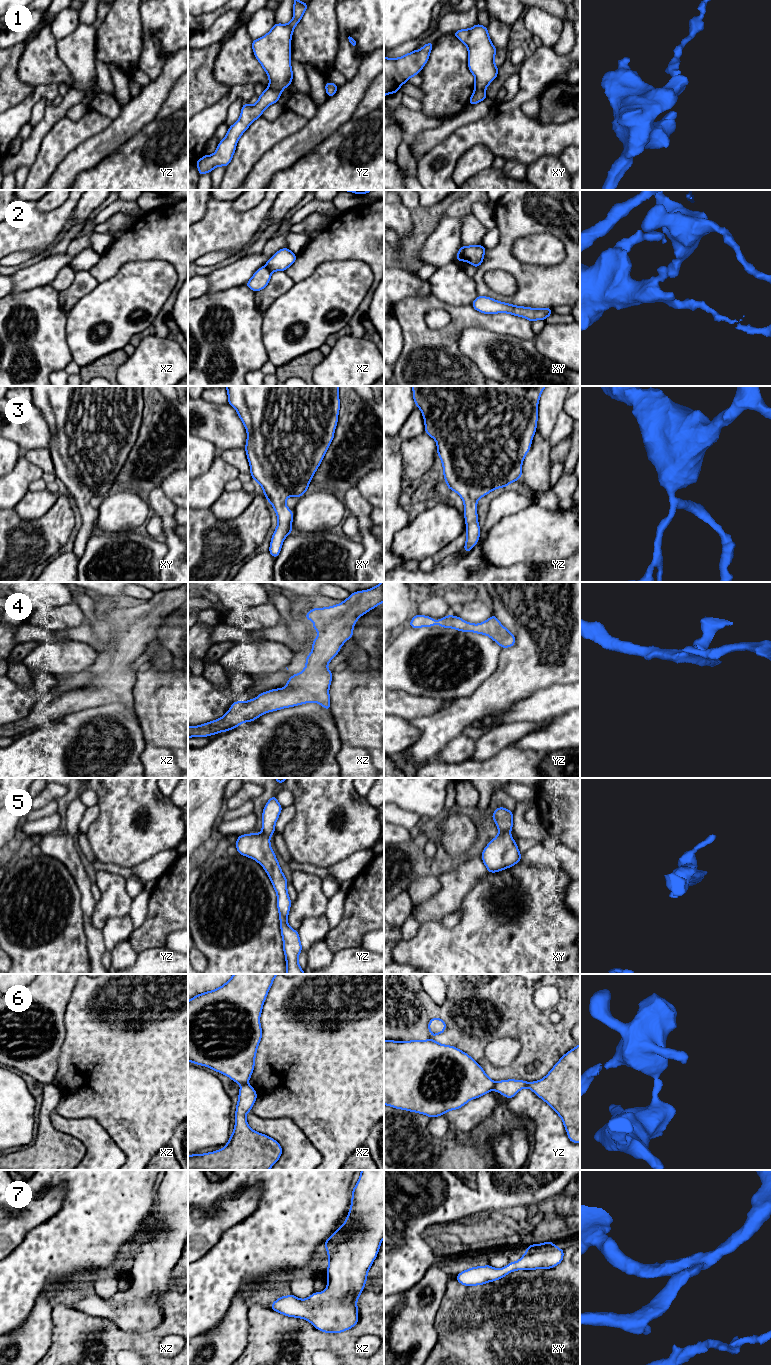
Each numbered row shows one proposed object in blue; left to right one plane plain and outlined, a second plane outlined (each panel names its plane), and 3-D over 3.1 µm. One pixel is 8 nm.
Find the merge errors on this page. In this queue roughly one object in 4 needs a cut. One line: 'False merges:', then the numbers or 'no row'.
False merges: 1, 2, 6

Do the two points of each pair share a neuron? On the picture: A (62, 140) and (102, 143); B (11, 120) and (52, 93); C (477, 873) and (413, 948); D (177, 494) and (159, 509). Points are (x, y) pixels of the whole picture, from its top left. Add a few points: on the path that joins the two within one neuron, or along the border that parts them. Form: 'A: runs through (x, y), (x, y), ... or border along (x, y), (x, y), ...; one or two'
A: border along (103, 130), (80, 143), (65, 157); two
B: runs through (21, 111), (39, 93), (42, 93); one
C: border along (442, 917), (436, 920), (424, 921), (421, 924); two
D: border along (160, 487), (177, 507); two

